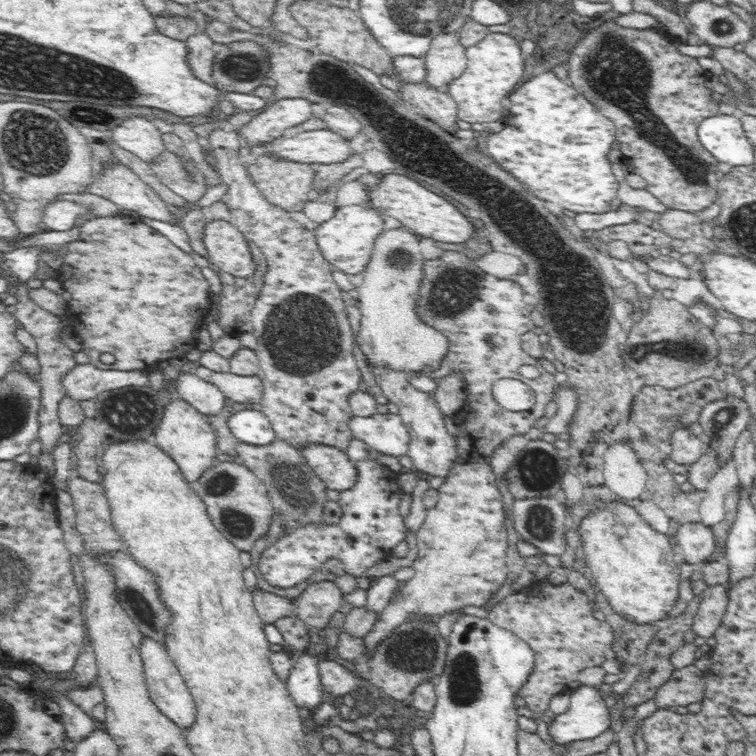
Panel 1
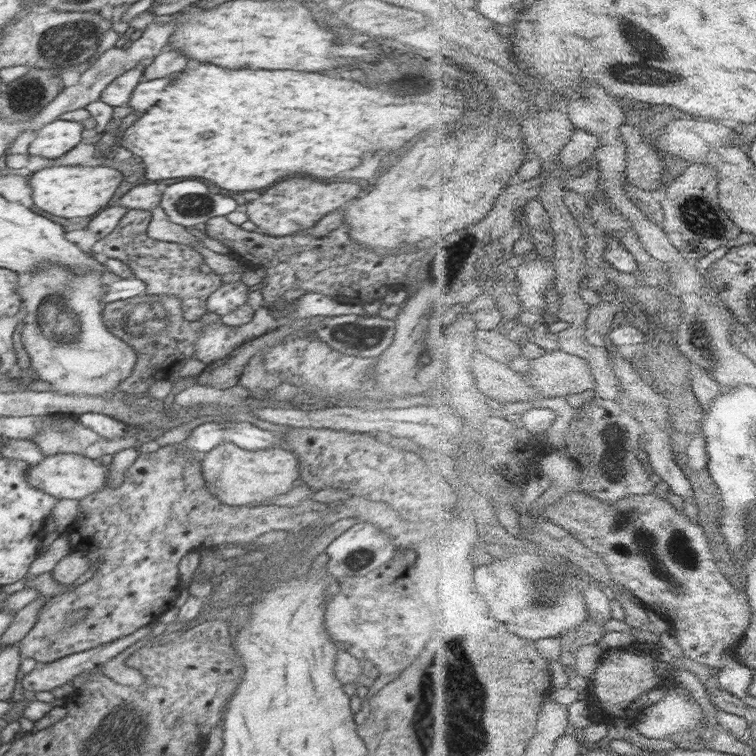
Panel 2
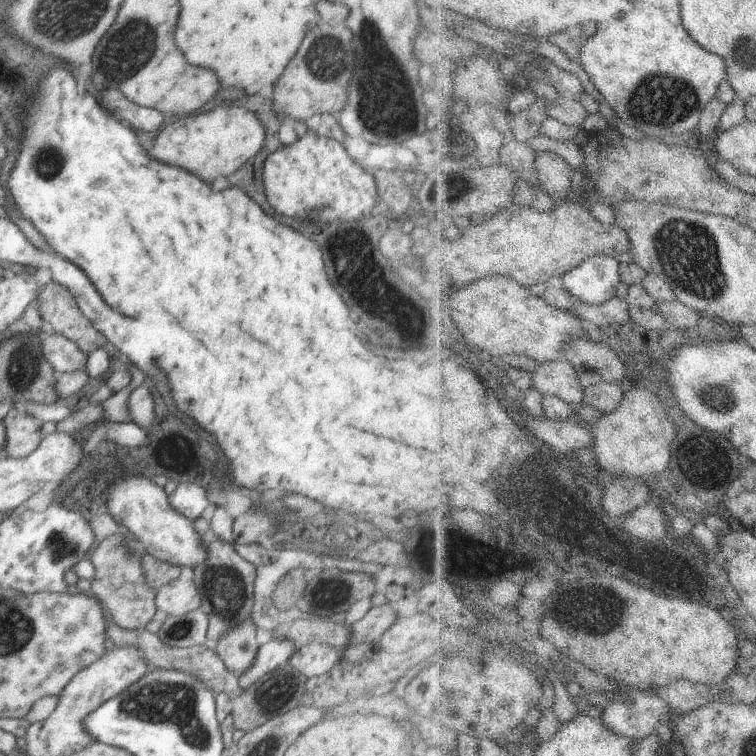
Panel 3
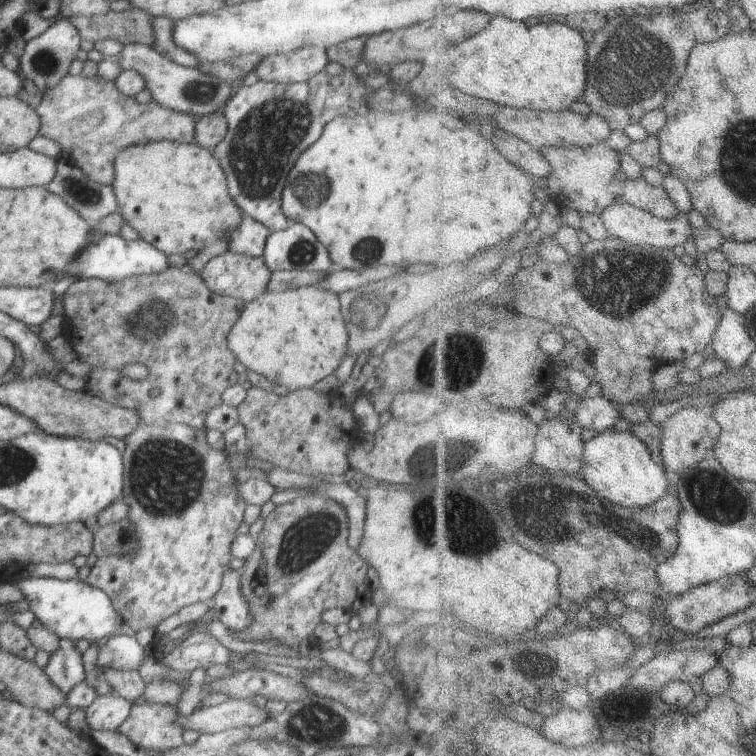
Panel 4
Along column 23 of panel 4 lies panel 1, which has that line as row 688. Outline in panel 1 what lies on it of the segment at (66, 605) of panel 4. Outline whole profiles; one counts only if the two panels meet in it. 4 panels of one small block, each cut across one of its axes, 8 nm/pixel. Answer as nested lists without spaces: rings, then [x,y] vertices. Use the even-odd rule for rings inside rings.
[[[579,684],[570,693],[570,708],[555,716],[554,721],[548,726],[548,734],[552,737],[555,744],[564,746],[570,742],[590,740],[600,736],[609,728],[611,716],[609,706],[611,703],[603,699],[605,688],[596,689],[592,686]]]

